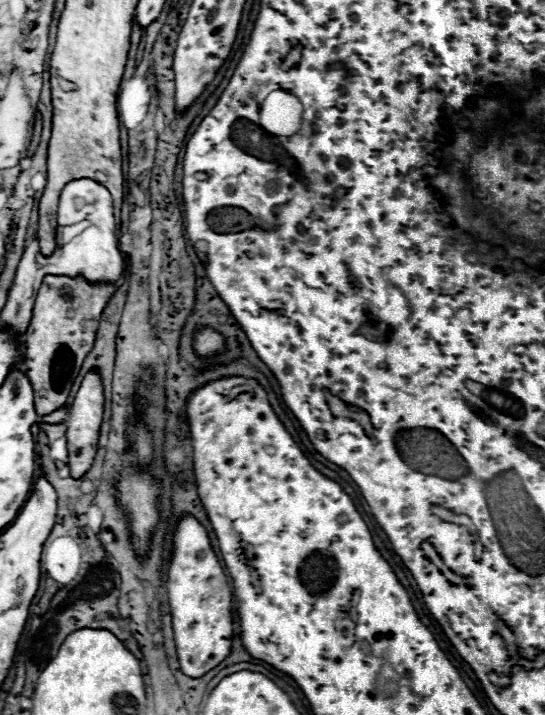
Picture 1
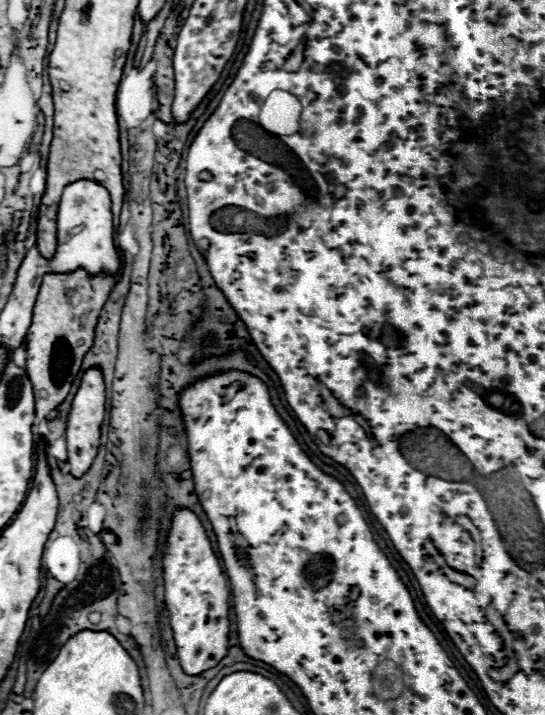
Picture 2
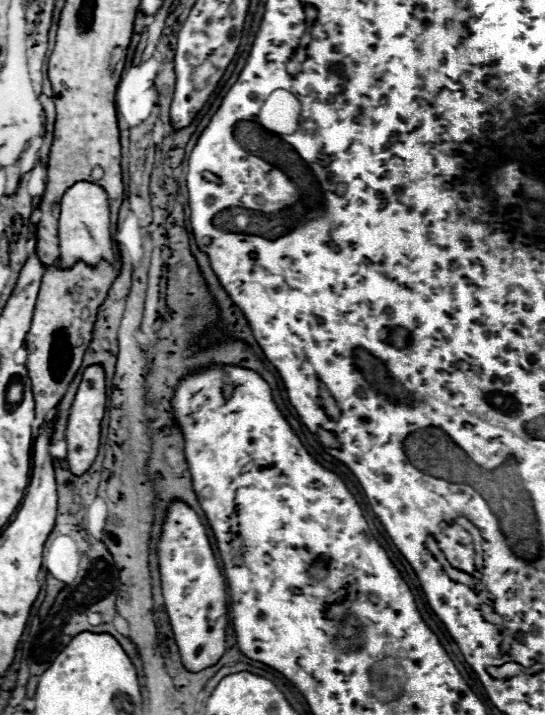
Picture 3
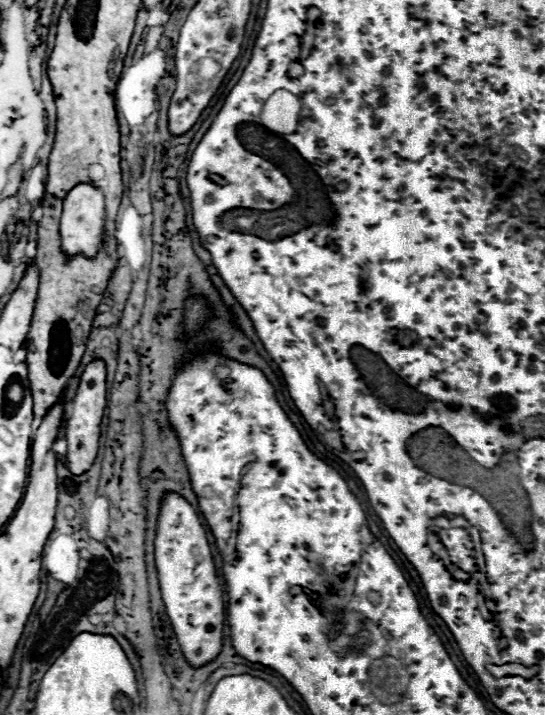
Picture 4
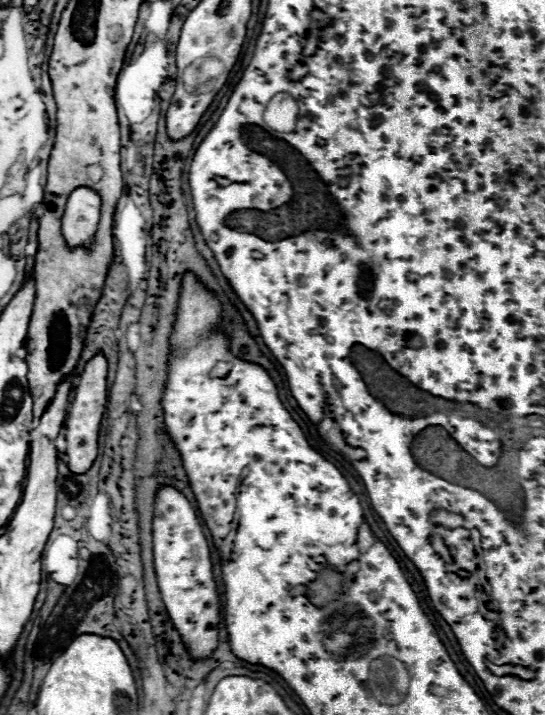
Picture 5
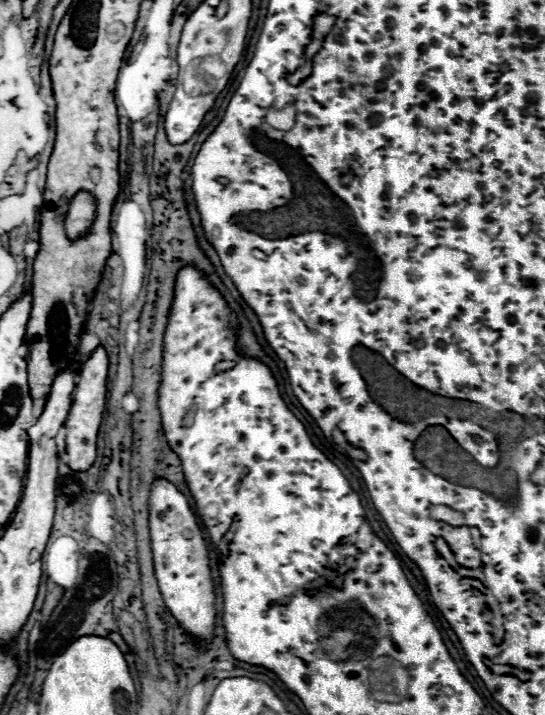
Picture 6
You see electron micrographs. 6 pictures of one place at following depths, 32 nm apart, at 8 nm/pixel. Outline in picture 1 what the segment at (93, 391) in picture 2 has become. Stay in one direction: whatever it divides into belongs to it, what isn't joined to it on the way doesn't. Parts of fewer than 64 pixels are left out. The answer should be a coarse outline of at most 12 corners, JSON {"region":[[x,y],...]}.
{"region":[[88,372],[66,424],[72,478],[92,468],[104,390]]}

